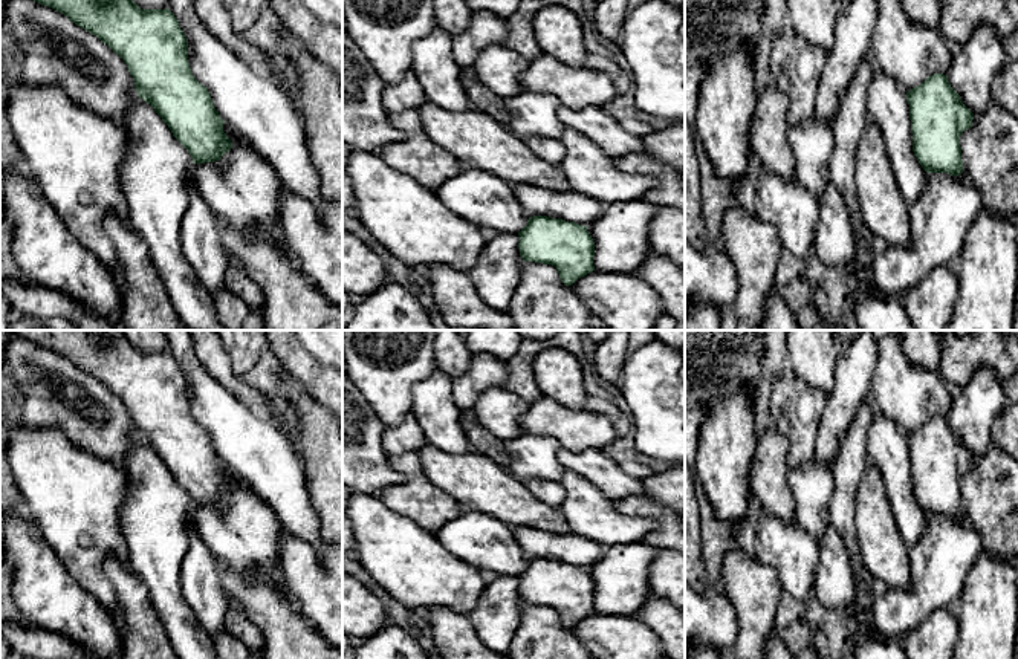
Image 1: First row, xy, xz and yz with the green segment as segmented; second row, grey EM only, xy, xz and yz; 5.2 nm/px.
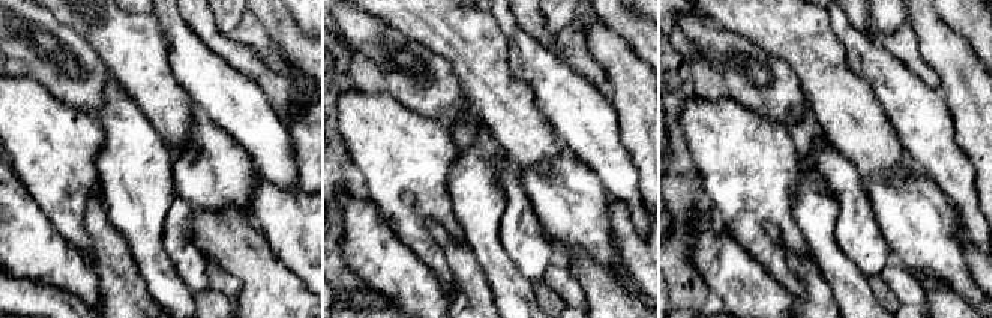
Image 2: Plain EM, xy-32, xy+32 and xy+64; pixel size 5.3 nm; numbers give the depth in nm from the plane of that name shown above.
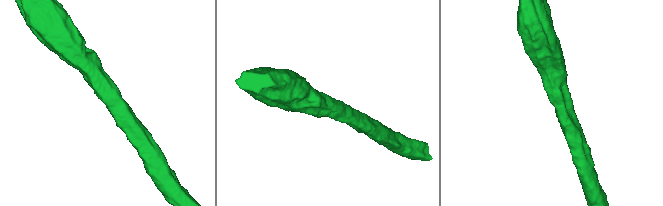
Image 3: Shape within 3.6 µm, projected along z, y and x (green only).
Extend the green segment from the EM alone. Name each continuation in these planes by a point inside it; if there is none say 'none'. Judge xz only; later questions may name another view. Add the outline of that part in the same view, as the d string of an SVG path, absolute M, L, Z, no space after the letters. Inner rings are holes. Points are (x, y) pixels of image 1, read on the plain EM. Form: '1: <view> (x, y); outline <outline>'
1: xz (569, 548); outline M511 528L527 560L547 558L587 569L596 564L607 547L573 532L552 534L537 528Z

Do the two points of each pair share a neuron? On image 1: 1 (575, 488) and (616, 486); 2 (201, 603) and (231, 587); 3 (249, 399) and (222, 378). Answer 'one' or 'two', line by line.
1: two
2: two
3: one

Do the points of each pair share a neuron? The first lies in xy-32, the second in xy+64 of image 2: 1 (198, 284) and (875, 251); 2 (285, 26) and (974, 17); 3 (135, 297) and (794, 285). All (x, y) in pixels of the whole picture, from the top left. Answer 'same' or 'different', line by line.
1: same
2: same
3: different

